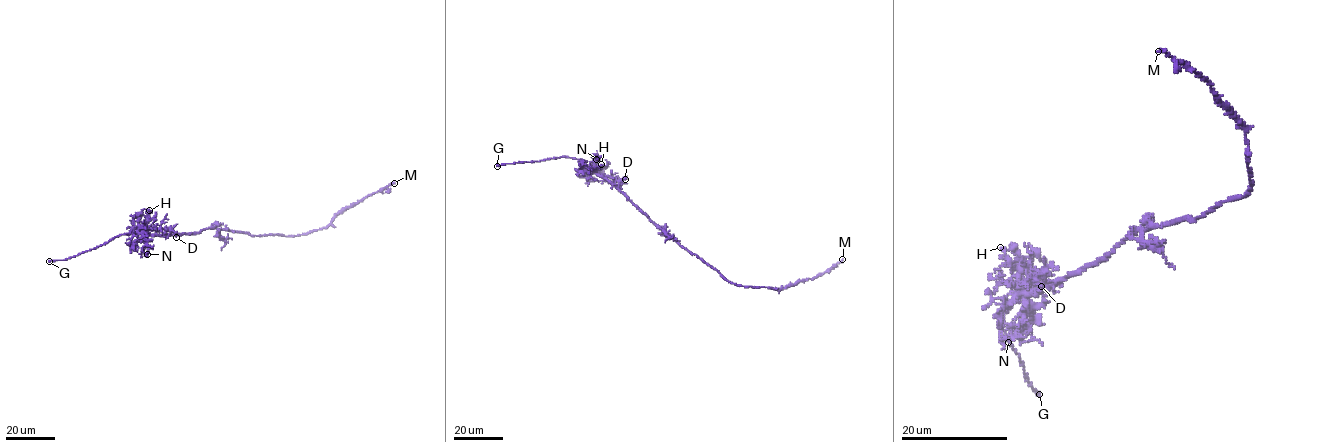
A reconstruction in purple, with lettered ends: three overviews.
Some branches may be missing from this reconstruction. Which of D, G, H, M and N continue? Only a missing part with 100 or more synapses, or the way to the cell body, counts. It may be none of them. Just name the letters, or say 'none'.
G

